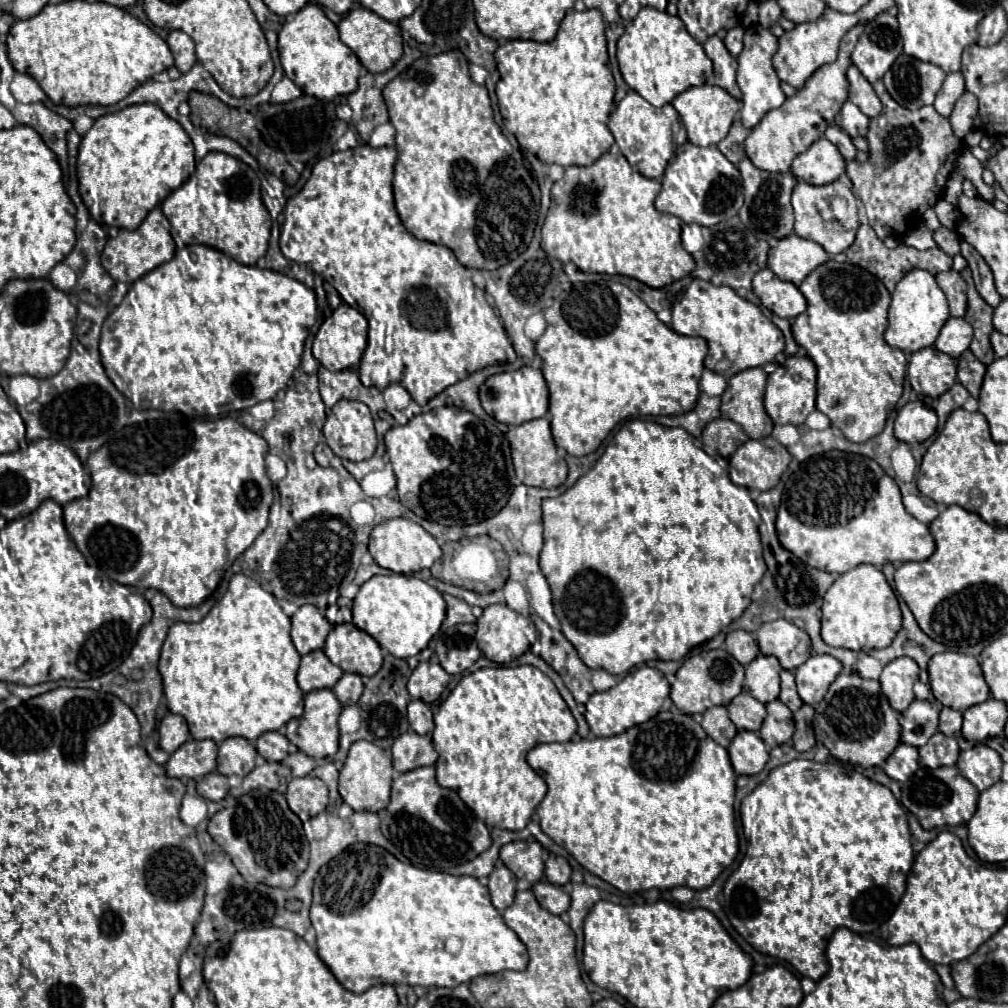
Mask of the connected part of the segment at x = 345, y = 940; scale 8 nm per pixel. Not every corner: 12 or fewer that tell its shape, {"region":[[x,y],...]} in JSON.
{"region":[[355,843],[317,953],[353,991],[523,971],[475,877]]}

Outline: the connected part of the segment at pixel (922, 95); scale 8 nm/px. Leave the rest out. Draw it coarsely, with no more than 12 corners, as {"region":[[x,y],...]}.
{"region":[[903,53],[883,75],[907,109],[933,105],[947,73]]}

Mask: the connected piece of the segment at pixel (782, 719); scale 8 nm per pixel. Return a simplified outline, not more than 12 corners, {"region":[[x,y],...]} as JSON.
{"region":[[779,699],[767,705],[759,737],[769,749],[787,743],[793,715]]}

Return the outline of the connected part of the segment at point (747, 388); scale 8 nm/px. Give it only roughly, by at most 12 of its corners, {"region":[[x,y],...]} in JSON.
{"region":[[745,369],[729,379],[721,415],[751,439],[773,421],[763,407],[767,373]]}

